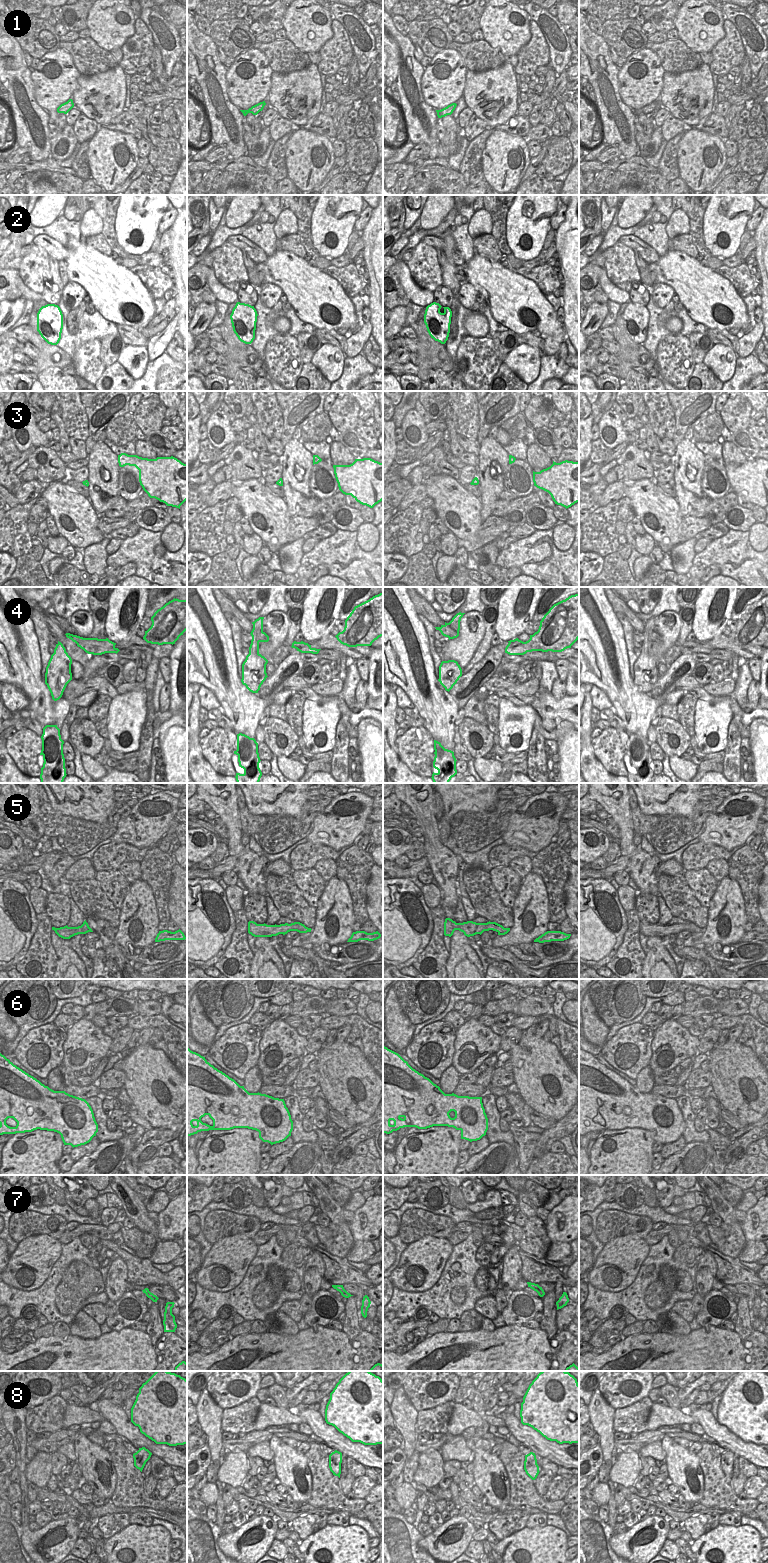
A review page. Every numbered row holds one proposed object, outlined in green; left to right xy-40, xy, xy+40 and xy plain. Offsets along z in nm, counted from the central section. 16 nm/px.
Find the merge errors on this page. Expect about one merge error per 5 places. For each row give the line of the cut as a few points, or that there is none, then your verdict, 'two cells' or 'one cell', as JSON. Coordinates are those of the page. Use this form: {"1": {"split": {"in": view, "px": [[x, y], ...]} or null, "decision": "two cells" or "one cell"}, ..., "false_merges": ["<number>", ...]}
{"1": {"split": null, "decision": "one cell"}, "2": {"split": null, "decision": "one cell"}, "3": {"split": null, "decision": "one cell"}, "4": {"split": {"in": "xy", "px": [[262, 630], [256, 632], [256, 640], [258, 642]]}, "decision": "two cells"}, "5": {"split": null, "decision": "one cell"}, "6": {"split": null, "decision": "one cell"}, "7": {"split": {"in": "xy+40", "px": [[540, 1287], [536, 1291]]}, "decision": "two cells"}, "8": {"split": null, "decision": "one cell"}, "false_merges": ["4", "7"]}

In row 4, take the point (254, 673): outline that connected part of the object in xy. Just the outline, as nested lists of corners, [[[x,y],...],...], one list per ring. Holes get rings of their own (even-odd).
[[[259,617],[253,624],[251,631],[251,644],[249,647],[249,654],[246,656],[242,664],[242,679],[241,682],[252,693],[258,693],[261,685],[266,680],[266,665],[268,660],[259,653],[259,642],[256,640],[257,631],[263,631],[263,619]]]

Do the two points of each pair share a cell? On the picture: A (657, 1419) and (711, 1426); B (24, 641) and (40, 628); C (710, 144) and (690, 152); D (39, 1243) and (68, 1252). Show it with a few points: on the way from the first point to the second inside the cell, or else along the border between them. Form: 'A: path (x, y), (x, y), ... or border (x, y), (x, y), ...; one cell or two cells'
A: border (688, 1412), (699, 1422); two cells
B: border (33, 628), (40, 655); two cells
C: path (705, 146), (699, 152), (695, 152); one cell
D: border (63, 1245), (61, 1255), (51, 1271); two cells

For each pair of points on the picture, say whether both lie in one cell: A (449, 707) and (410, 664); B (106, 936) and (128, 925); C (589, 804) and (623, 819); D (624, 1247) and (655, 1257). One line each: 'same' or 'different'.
A: same
B: different
C: different
D: different

